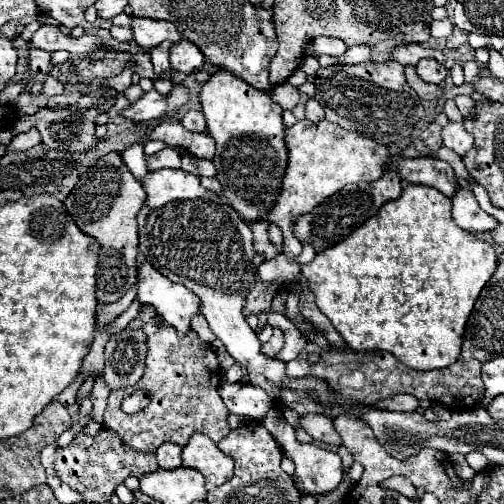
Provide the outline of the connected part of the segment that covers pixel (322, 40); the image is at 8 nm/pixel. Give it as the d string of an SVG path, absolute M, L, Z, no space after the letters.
M317 37L313 41L313 51L315 55L331 55L331 57L341 57L347 51L345 41L337 39L337 37Z

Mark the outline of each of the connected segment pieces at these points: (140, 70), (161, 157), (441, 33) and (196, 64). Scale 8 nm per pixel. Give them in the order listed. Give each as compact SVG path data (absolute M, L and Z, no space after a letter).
M137 53L135 55L135 73L139 77L147 77L147 79L157 79L157 75L153 73L153 65L149 59L149 53Z
M165 147L163 151L147 157L149 171L159 171L163 167L181 167L181 157L173 147Z
M441 19L441 21L431 23L431 35L433 37L449 37L451 31L453 31L453 23L449 19Z
M183 39L171 47L169 61L171 61L173 69L177 69L185 75L191 75L203 67L205 57L203 57L203 53L199 53L199 49L195 49L195 45L191 45L191 41Z

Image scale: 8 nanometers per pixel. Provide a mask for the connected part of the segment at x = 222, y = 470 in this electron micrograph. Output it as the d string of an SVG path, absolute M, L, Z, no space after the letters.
M195 433L195 435L187 441L187 445L183 447L183 465L185 465L185 467L193 467L193 469L197 469L199 473L203 473L203 477L205 477L205 487L207 487L207 489L219 487L219 485L223 485L225 481L229 481L229 479L233 477L233 461L231 461L231 457L227 457L209 437L199 435L199 433Z

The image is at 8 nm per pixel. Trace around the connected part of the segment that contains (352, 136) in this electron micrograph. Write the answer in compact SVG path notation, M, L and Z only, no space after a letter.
M307 117L297 121L285 129L285 141L289 149L289 165L283 177L283 191L267 217L271 223L281 227L285 237L293 235L293 223L299 215L309 213L315 205L345 185L359 181L371 183L379 179L387 171L387 163L391 159L389 147L379 145L361 133L345 131L327 119L321 119L319 123L313 123Z

